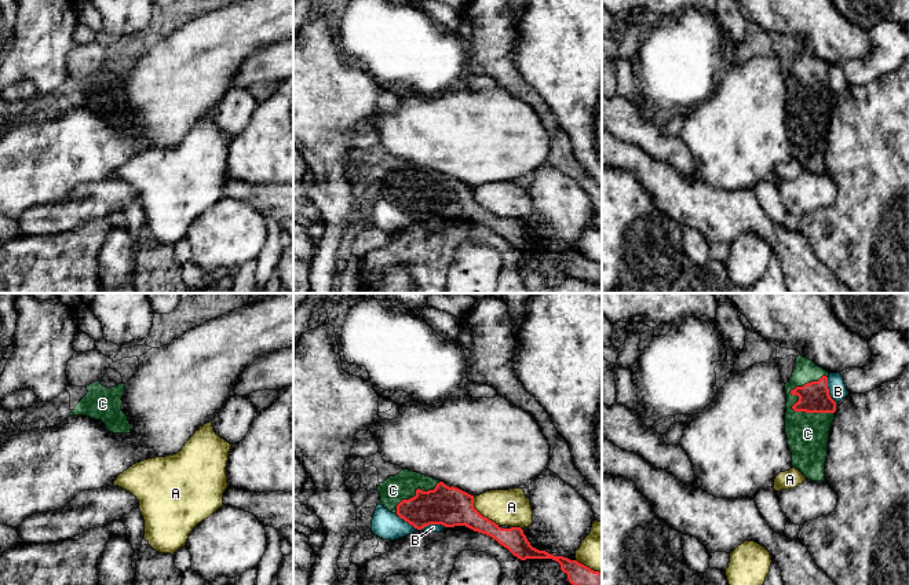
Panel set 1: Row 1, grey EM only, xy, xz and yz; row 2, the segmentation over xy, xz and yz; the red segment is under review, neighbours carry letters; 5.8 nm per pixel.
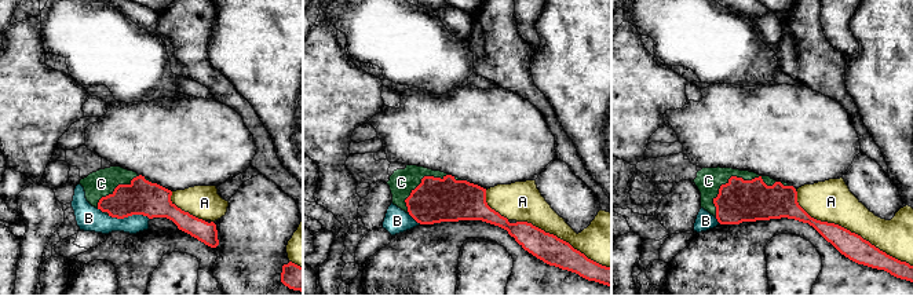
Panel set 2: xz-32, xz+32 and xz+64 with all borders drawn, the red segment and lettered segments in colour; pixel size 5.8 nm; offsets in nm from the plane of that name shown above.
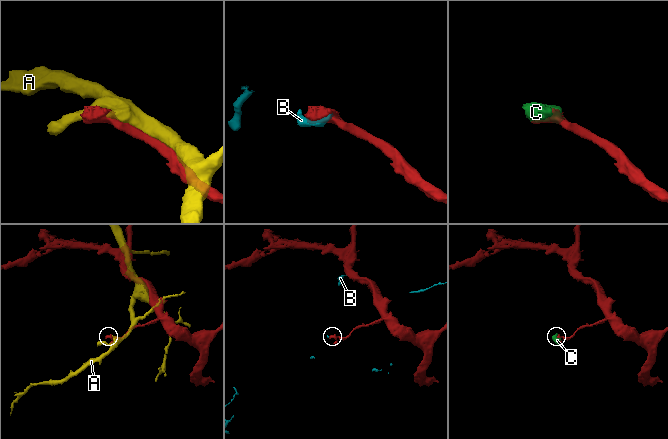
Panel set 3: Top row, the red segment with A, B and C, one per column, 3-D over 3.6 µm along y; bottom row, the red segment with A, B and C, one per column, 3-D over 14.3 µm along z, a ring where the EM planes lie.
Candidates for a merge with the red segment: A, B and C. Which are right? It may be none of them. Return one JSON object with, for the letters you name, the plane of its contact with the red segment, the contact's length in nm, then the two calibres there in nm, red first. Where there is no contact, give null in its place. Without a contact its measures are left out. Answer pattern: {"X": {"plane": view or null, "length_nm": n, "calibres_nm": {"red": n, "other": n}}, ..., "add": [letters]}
{"C": {"plane": "yz", "length_nm": 300, "calibres_nm": {"red": 180, "other": 240}}, "add": ["C"]}

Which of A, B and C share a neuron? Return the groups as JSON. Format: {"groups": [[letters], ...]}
{"groups": [["A", "B"], ["C"]]}

